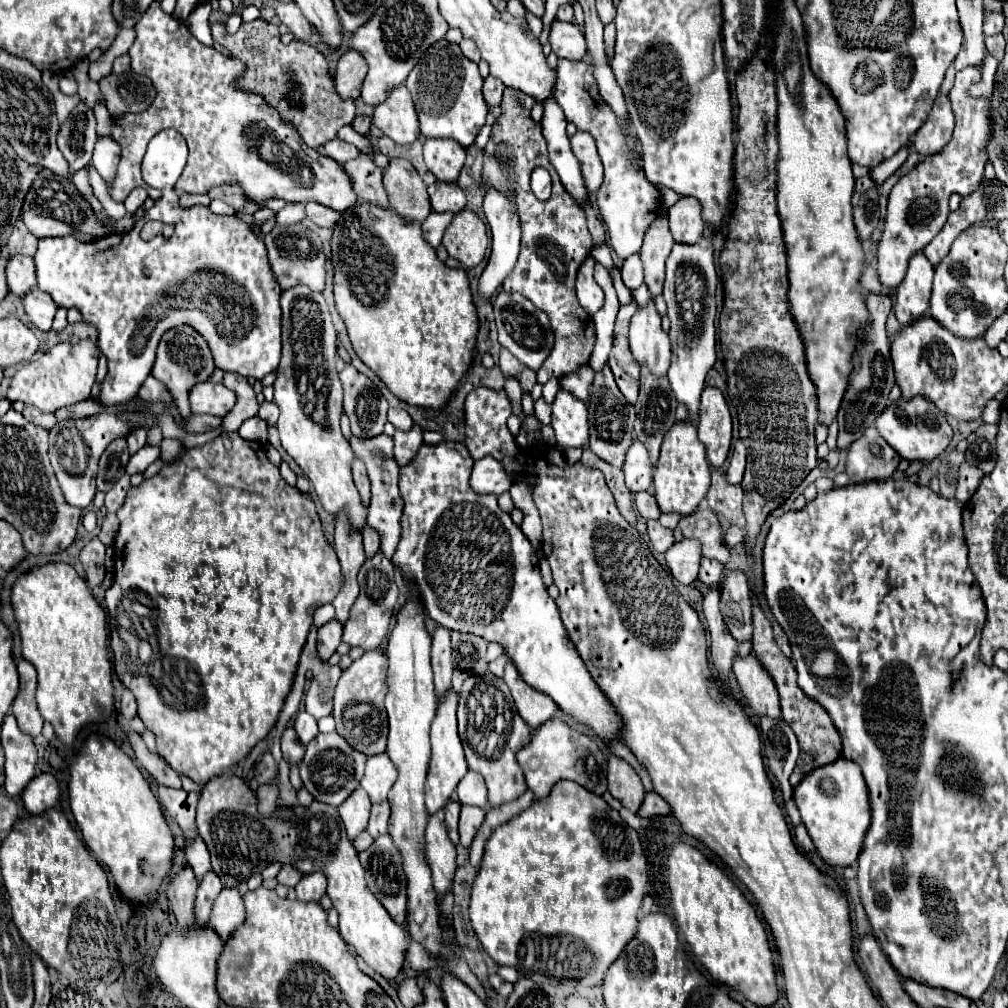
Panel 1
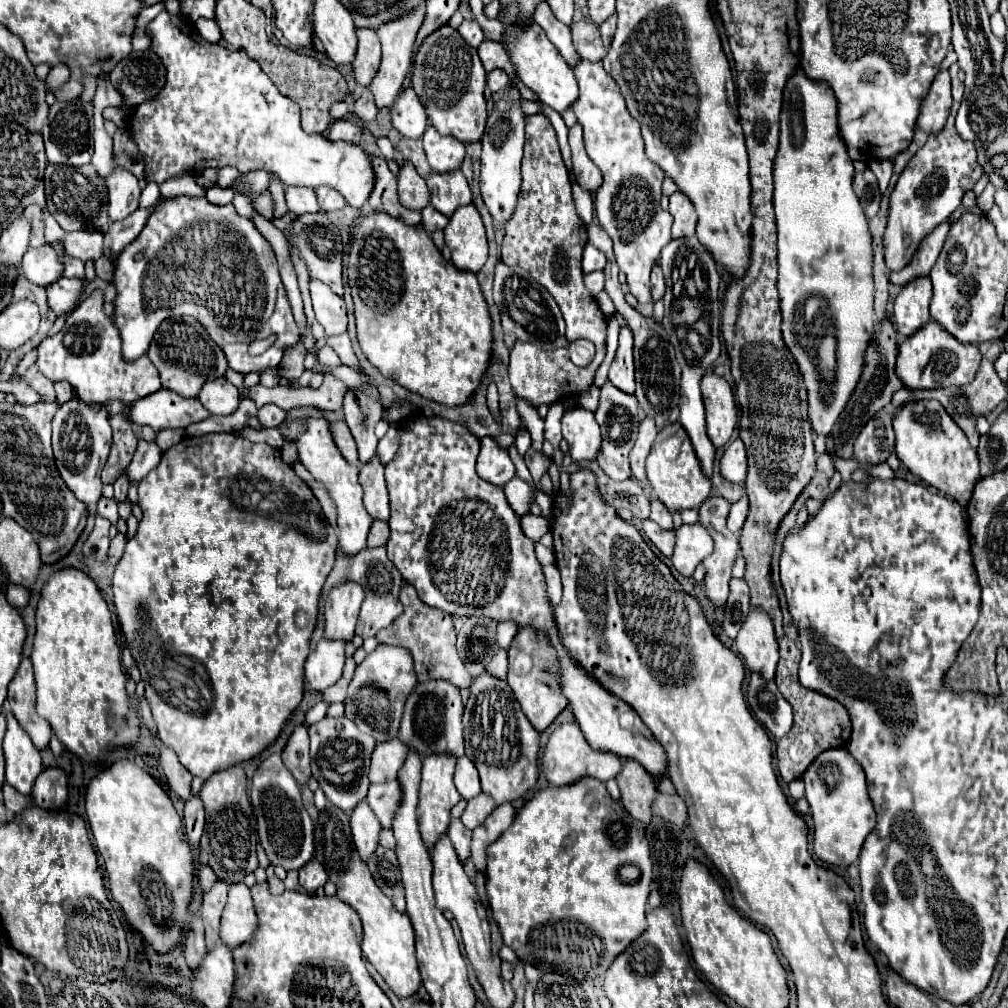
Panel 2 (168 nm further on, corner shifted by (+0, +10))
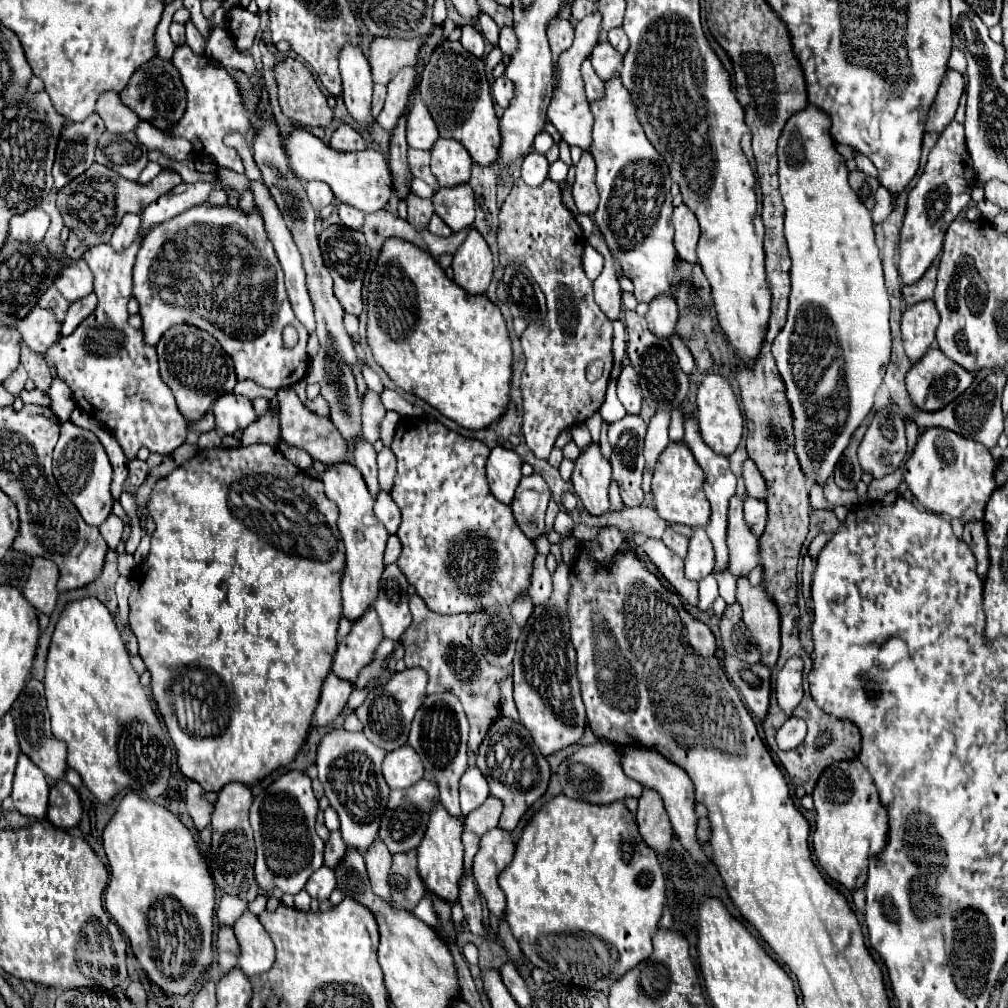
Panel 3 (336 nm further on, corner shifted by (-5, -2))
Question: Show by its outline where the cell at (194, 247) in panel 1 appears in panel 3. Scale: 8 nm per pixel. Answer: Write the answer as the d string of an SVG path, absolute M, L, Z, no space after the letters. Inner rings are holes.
M199 205L181 213L177 219L153 227L143 239L143 245L137 255L137 263L133 269L133 297L139 301L143 341L149 347L155 347L169 327L177 323L187 323L211 333L221 343L227 355L233 357L239 381L253 379L263 387L281 389L299 383L307 373L309 333L291 309L283 287L281 265L275 257L271 241L265 235L263 219L257 211L245 215L241 209ZM209 229L221 231L219 247L213 247L209 243ZM287 325L293 325L299 331L299 345L295 345L293 349L287 349L281 341L281 331Z

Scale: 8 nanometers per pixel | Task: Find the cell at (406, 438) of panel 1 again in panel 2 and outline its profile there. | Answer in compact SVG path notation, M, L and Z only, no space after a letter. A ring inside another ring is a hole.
M392 425L392 427L388 429L388 433L378 441L376 455L378 455L378 459L380 459L384 465L396 455L398 441L400 441L400 429L398 429L398 425Z

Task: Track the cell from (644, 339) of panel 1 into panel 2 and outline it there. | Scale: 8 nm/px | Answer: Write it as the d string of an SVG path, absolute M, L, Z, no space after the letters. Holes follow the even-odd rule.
M580 61L574 67L574 75L580 85L580 97L572 111L584 127L586 151L604 175L602 187L594 193L596 217L614 243L616 263L626 273L630 293L638 301L650 303L650 271L658 263L662 247L672 241L670 211L660 207L664 171L646 157L640 125L628 113L624 97L610 73L604 71L602 61Z

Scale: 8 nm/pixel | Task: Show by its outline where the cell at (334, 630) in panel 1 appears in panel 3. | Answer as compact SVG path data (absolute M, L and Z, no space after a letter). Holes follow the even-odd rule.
M329 673L323 683L319 705L315 711L315 725L323 727L323 725L331 723L345 707L351 691L353 691L353 685L349 681L335 677L335 673Z

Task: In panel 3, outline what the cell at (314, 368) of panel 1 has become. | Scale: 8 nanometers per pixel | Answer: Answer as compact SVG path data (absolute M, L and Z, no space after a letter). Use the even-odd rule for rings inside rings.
M347 463L347 467L331 467L321 473L321 481L325 485L325 493L339 507L339 533L345 543L345 575L341 579L341 599L343 599L343 615L351 621L359 619L367 607L373 603L375 593L379 589L379 577L385 567L383 551L387 543L387 531L373 517L373 497L355 465Z

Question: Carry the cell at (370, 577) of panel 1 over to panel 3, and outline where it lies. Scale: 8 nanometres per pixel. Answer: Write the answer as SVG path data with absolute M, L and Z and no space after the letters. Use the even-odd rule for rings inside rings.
M395 563L385 565L383 575L379 579L379 593L373 605L379 615L383 635L387 639L397 641L401 633L411 625L407 589L409 589L409 583L405 575L399 571L399 567Z

